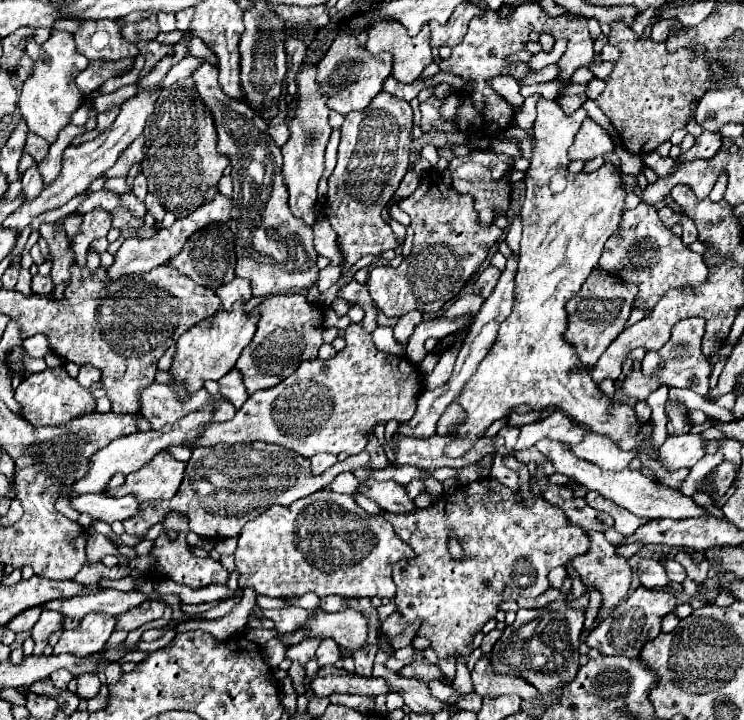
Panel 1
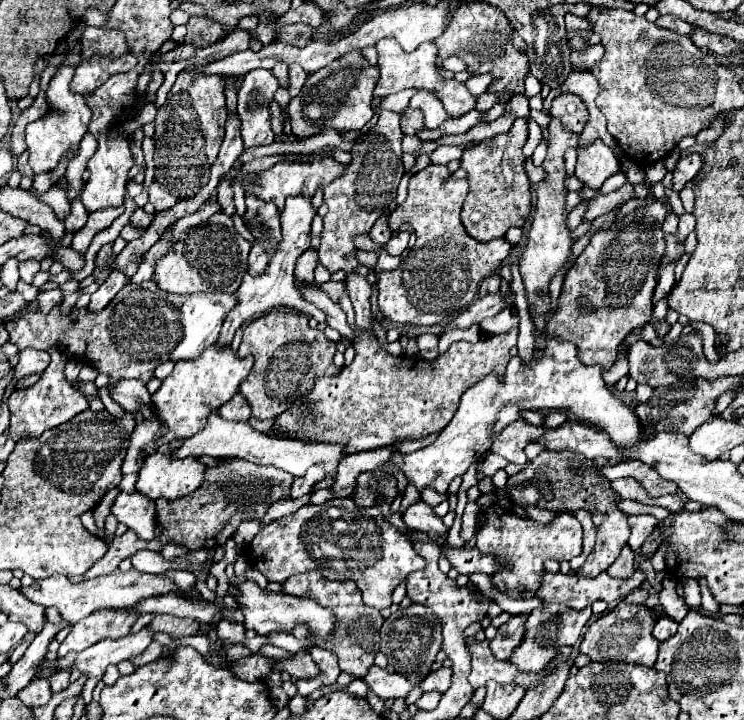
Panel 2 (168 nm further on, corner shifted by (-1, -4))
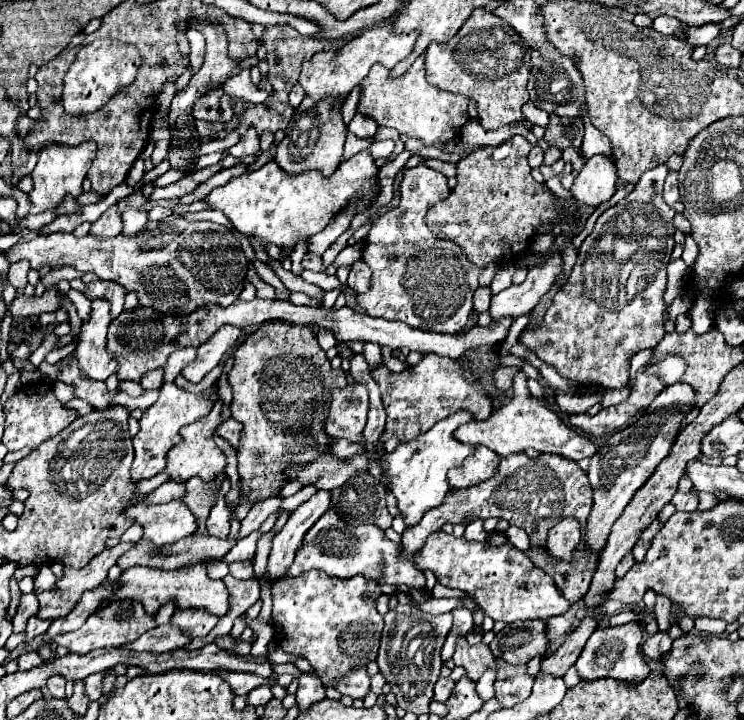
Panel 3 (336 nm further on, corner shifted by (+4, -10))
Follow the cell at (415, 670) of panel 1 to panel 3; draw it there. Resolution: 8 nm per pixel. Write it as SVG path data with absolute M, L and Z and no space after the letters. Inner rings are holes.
M440 678L440 680L436 682L436 688L434 688L434 700L446 702L446 700L450 698L454 686L456 686L456 682L454 682L452 678Z

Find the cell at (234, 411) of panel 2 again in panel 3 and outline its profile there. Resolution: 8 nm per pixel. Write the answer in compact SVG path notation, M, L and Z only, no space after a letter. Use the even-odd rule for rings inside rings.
M228 418L222 426L218 426L218 432L216 432L220 438L224 438L236 452L240 448L240 436L242 436L242 424L236 422L234 418Z

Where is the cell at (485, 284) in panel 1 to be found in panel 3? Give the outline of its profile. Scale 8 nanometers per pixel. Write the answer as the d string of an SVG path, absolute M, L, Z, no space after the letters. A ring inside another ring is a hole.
M478 288L474 292L474 310L486 312L490 306L490 288Z

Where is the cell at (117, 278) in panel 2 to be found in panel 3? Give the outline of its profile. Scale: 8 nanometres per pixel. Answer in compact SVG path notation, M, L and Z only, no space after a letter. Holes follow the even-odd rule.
M106 300L92 302L90 320L82 324L76 358L84 374L92 380L106 380L118 372L118 360L106 350L106 334L110 326L110 304Z

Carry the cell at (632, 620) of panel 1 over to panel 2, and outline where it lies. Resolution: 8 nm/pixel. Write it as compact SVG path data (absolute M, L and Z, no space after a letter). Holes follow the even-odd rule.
M619 602L609 614L597 618L585 632L581 642L581 652L587 654L593 662L629 662L641 666L653 666L657 660L659 640L651 634L657 622L657 612L647 606L635 606Z

